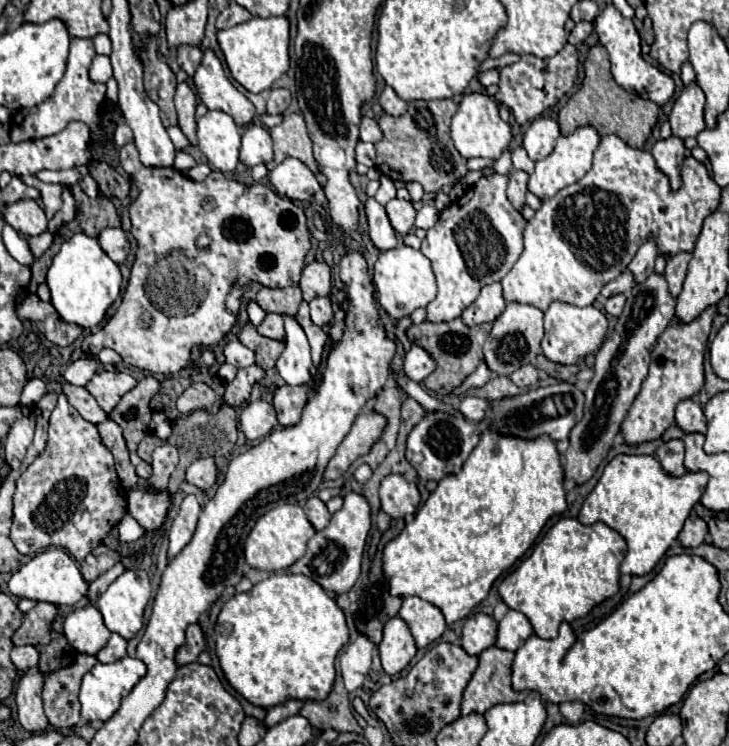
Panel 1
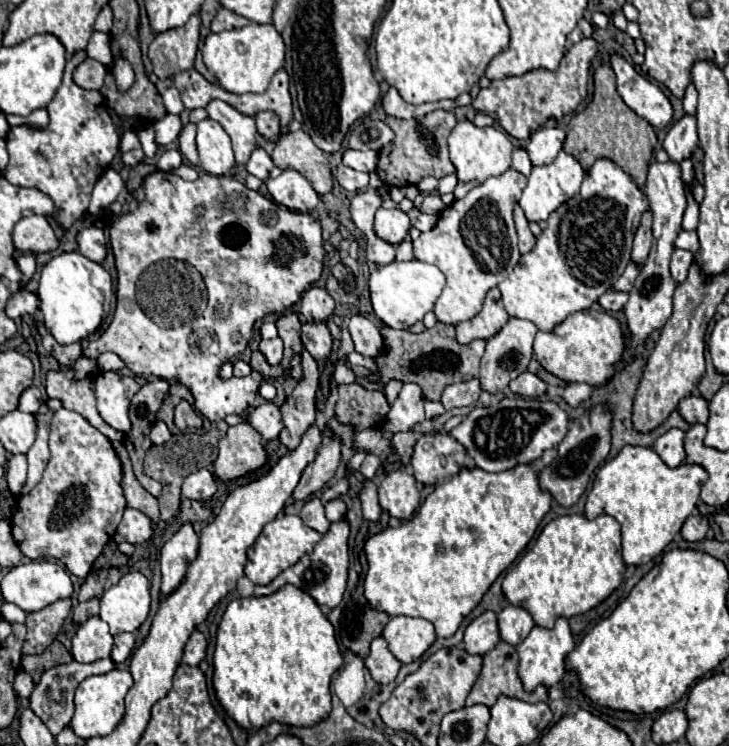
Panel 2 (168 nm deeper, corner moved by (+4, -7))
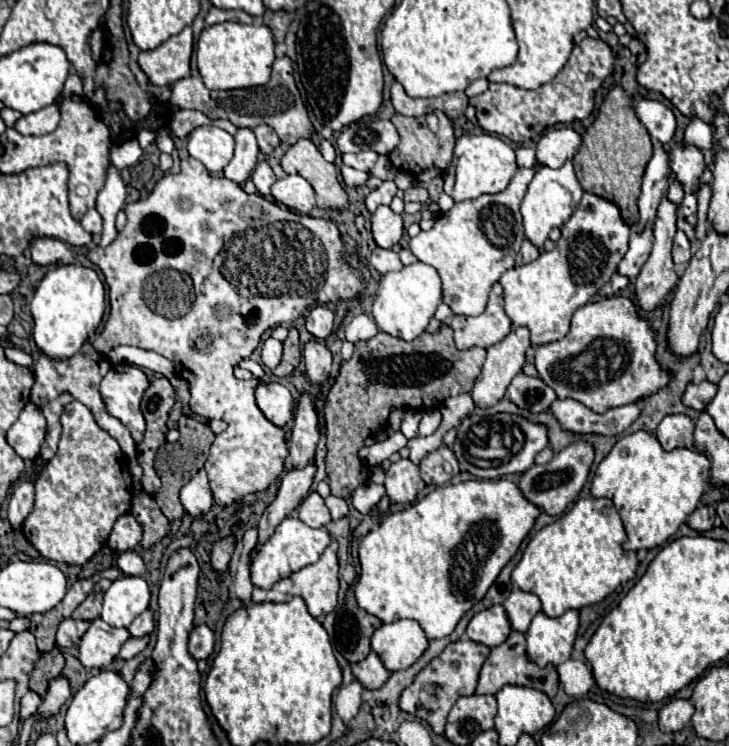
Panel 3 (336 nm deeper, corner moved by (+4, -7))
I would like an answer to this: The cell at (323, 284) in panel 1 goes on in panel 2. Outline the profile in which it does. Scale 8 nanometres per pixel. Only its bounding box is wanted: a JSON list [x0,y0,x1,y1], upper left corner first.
[301,286,335,322]

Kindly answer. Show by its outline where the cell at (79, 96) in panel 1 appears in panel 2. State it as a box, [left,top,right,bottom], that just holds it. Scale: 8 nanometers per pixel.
[5,50,119,230]

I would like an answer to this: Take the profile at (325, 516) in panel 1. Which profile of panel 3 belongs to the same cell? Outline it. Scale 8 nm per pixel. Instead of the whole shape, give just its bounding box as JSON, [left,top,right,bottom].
[299,492,331,528]

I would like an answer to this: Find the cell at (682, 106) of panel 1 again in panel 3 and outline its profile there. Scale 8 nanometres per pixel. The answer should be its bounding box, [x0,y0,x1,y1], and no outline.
[669,144,705,194]

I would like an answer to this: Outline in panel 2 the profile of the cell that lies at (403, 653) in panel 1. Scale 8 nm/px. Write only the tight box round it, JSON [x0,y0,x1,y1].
[365,636,401,684]

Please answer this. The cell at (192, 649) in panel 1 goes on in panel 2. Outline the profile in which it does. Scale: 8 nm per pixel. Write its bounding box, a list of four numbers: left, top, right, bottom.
[183,630,207,666]

